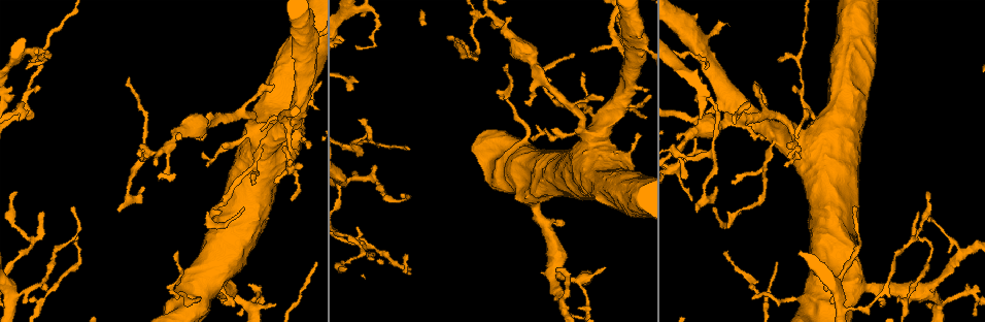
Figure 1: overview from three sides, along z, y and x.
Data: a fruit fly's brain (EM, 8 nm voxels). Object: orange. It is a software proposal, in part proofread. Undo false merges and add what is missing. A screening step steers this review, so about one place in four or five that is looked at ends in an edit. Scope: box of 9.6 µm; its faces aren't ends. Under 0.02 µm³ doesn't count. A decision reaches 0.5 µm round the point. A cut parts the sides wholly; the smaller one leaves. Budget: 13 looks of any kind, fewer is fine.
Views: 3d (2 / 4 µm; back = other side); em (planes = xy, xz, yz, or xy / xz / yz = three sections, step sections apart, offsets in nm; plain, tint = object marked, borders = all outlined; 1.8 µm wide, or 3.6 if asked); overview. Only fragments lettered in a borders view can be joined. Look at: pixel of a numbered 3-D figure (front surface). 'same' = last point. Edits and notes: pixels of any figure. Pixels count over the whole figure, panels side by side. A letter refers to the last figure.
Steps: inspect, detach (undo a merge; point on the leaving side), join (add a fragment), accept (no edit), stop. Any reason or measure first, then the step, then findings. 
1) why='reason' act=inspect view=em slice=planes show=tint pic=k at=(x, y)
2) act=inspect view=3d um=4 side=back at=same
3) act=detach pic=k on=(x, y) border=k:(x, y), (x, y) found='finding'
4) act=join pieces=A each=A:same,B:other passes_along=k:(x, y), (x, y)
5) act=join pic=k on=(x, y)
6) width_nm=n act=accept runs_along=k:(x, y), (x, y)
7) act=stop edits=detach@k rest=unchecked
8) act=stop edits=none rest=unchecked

why='abrupt turn' act=inspect view=3d um=2 pic=1 at=(561, 298)

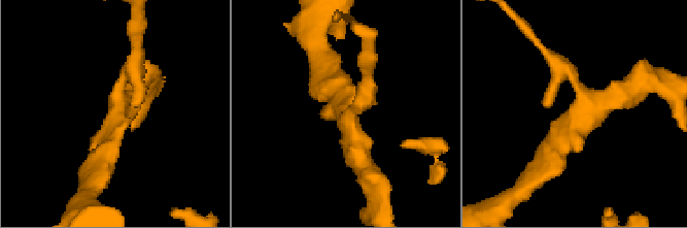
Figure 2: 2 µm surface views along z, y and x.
why='need the tissue' act=inspect view=em slice=planes show=borders pic=2 at=(349, 113)

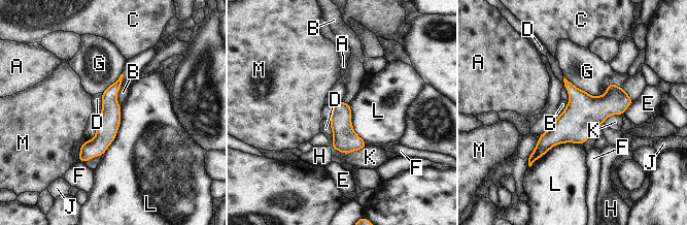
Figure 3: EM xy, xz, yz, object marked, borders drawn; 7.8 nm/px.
act=accept each=A:other,B:other,C:other,D:other,E:other,F:other,G:other,H:other,J:other,K:other,L:other,M:other border=3:(583, 142), (558, 142), (528, 166) found='all the same neuron'

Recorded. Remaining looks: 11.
why='sharp bend' act=inspect view=em slice=xz step=16 show=tint pic=1 at=(757, 296)

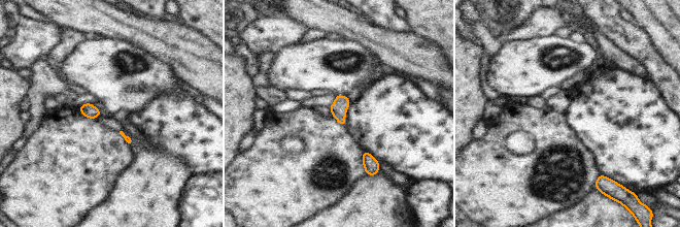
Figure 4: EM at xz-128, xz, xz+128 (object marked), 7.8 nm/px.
why='another direction' act=inspect view=em slice=planes show=borders at=same

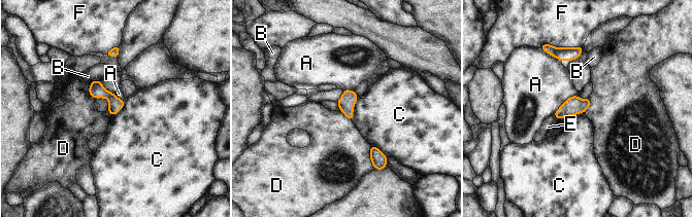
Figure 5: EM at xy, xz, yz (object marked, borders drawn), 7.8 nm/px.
longest_contact=F:280nm act=accept each=A:other,B:other,C:other,D:other,E:other,F:other border=5:(358, 97), (353, 108), (352, 120) found='continuous, no second neuron'

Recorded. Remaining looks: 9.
act=inspect view=3d um=2 pic=1 at=(531, 137)

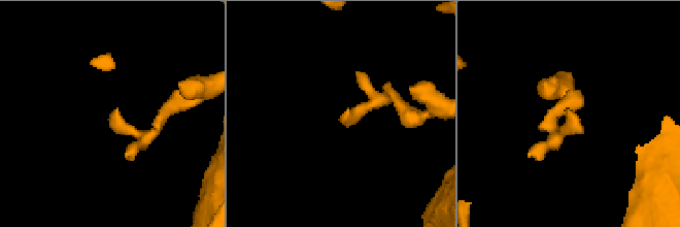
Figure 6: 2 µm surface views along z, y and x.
why='now the EM' act=inspect view=em slice=xz step=8 show=tint pic=6 at=(569, 108)

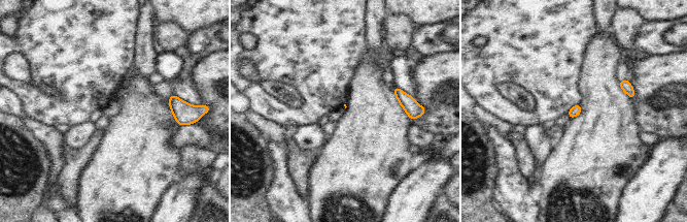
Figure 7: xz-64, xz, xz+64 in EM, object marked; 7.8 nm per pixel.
why='another direction' act=inspect view=em slice=planes show=borders at=same

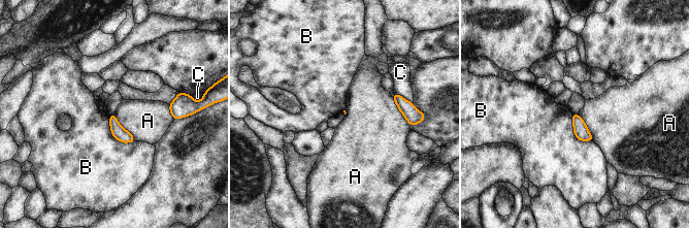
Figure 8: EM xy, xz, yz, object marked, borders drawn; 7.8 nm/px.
longest_contact=B:300nm act=accept each=A:other,B:other,C:other found='no lettered fragment goes on from it'

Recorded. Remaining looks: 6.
why='thick turns thin' act=inspect view=3d um=4 pic=1 at=(770, 152)

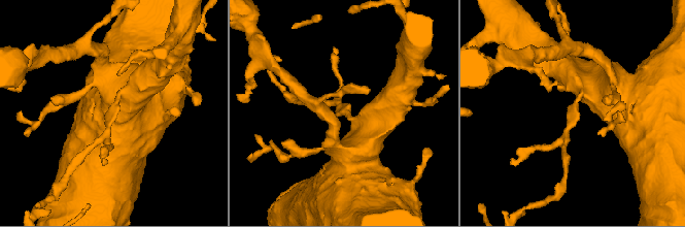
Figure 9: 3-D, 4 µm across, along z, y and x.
act=inspect view=em um=3.6 slice=planes show=borders pic=9 at=(346, 108)

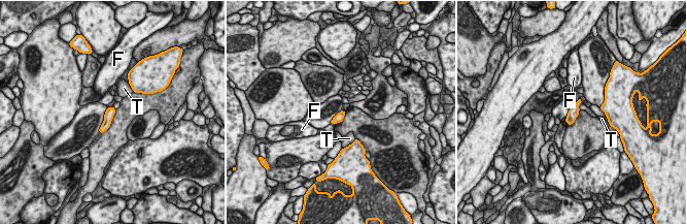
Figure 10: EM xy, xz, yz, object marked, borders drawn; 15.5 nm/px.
act=accept each=F:other,T:other found='one neuron here'

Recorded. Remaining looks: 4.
why='an open end' act=inspect view=3d um=2 pic=1 at=(685, 179)

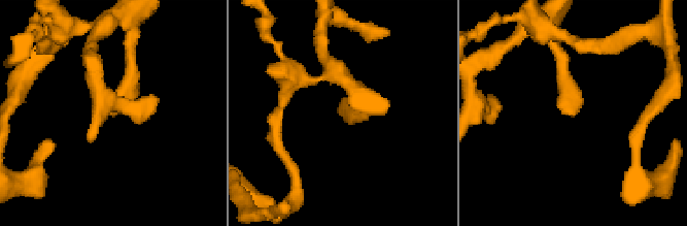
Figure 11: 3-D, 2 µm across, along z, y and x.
act=inspect view=em slice=xz step=16 show=borders pic=11 at=(338, 110)

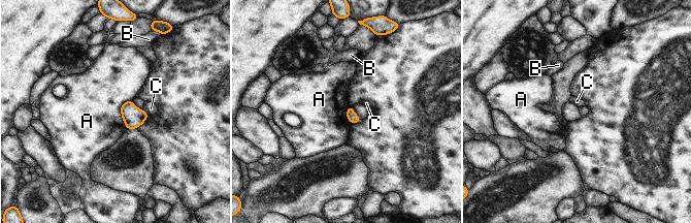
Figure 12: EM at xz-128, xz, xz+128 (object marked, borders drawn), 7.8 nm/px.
act=accept each=A:other,B:other,C:other border=12:(132, 99), (121, 107), (127, 128) found='no lettered fragment goes on from it'

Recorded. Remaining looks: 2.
act=stop edits=none rest=unchecked

